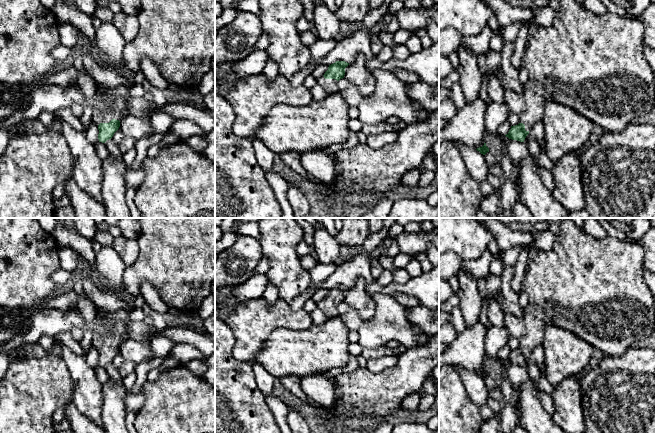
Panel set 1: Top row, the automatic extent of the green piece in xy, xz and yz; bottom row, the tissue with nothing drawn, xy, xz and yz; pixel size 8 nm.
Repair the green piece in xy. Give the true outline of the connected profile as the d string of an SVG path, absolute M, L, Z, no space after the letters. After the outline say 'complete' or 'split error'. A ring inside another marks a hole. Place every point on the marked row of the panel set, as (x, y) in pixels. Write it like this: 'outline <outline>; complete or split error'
outline M95 110L92 116L92 121L98 126L99 142L105 143L107 140L111 139L114 133L120 127L120 119L122 115L118 111Z; split error

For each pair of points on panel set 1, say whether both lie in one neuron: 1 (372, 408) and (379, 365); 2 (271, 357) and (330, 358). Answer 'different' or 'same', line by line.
1: different
2: same

